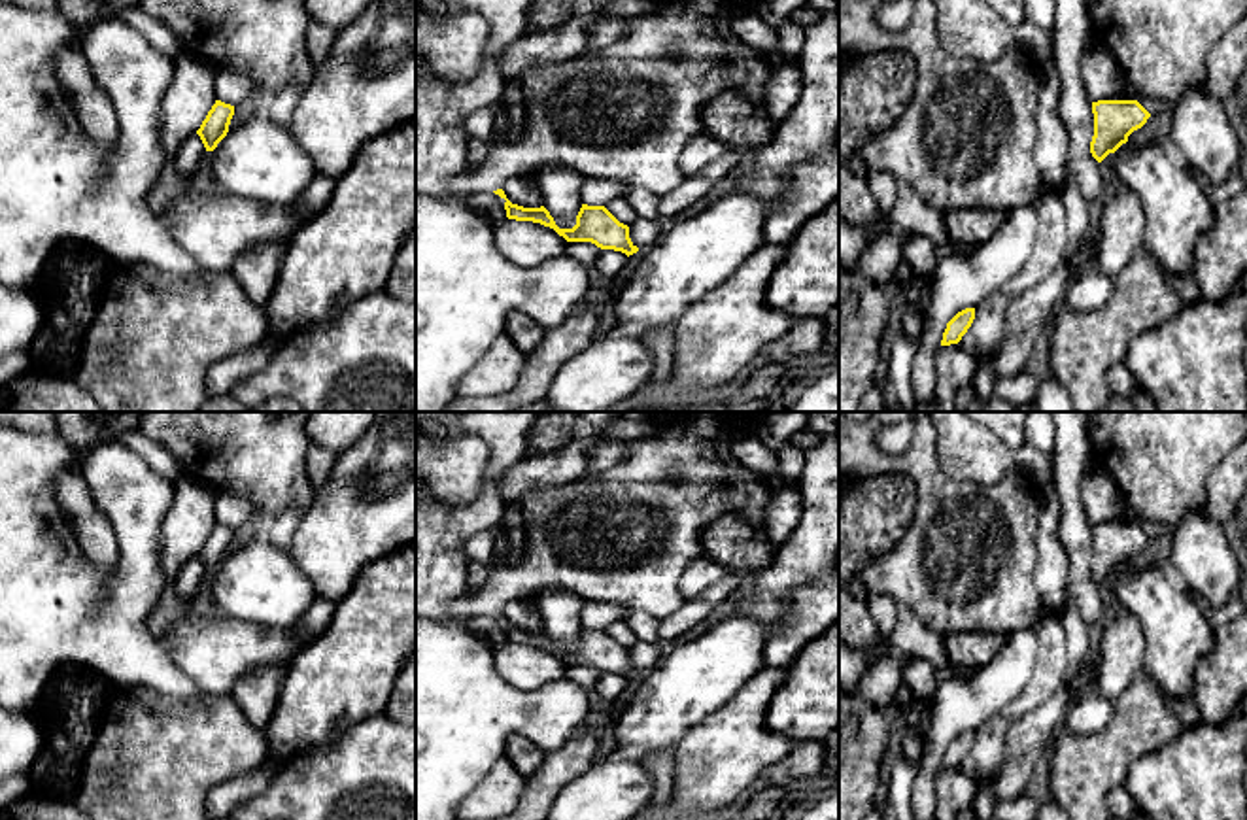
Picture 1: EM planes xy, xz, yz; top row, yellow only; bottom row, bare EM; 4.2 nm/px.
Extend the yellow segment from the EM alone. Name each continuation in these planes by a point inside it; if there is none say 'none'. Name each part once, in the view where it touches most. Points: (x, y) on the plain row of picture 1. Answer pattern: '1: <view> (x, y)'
none

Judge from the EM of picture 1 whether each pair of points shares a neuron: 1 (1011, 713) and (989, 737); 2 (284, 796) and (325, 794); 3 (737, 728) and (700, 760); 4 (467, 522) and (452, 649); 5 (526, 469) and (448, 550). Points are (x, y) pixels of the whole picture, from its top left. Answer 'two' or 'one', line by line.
1: one
2: one
3: one
4: two
5: two

